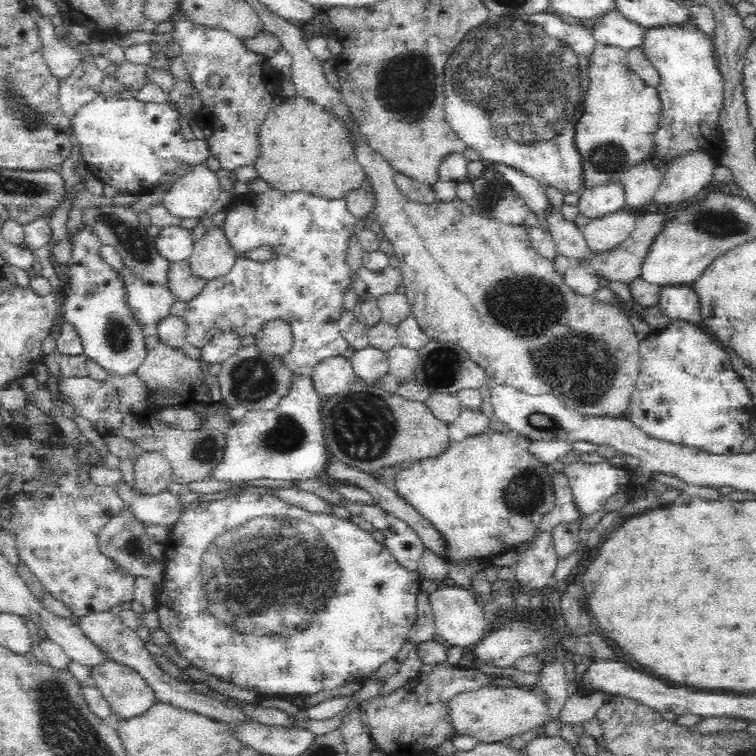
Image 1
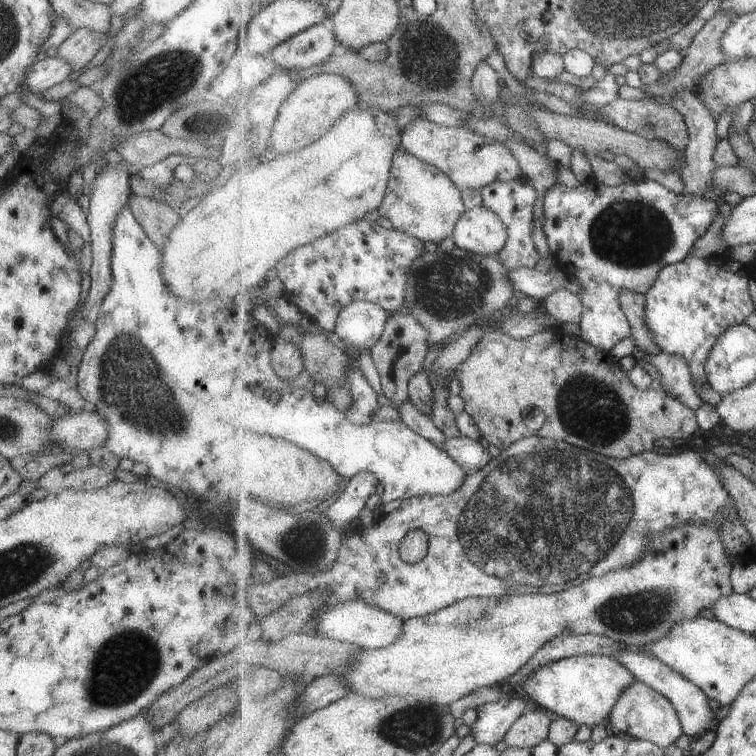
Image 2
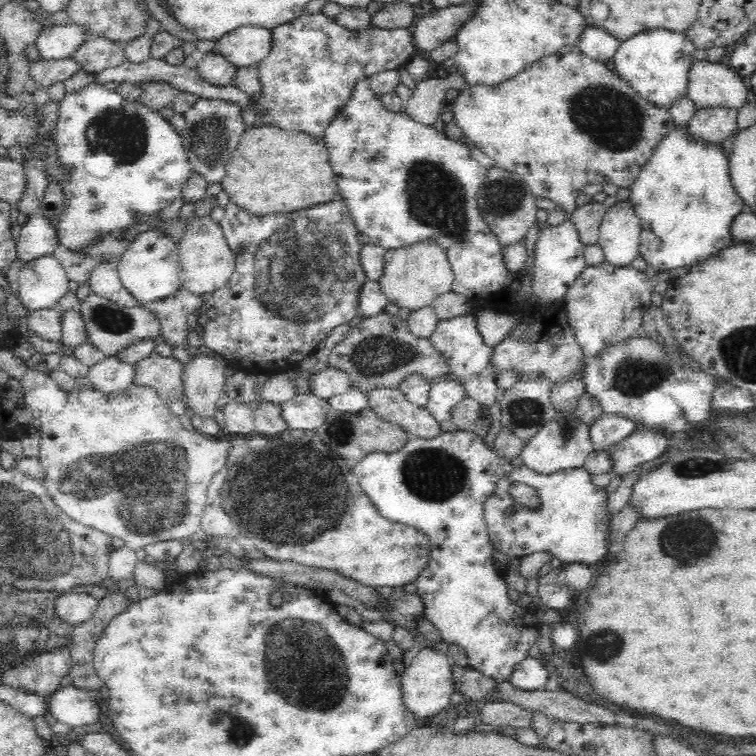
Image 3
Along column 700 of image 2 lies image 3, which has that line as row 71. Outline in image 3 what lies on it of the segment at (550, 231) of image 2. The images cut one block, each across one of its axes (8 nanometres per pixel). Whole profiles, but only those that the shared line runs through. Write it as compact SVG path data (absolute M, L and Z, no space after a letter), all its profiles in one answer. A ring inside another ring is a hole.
M216 49L205 54L198 55L196 70L208 83L216 86L232 85L232 80L238 72L238 67L224 58L224 55L214 53Z

